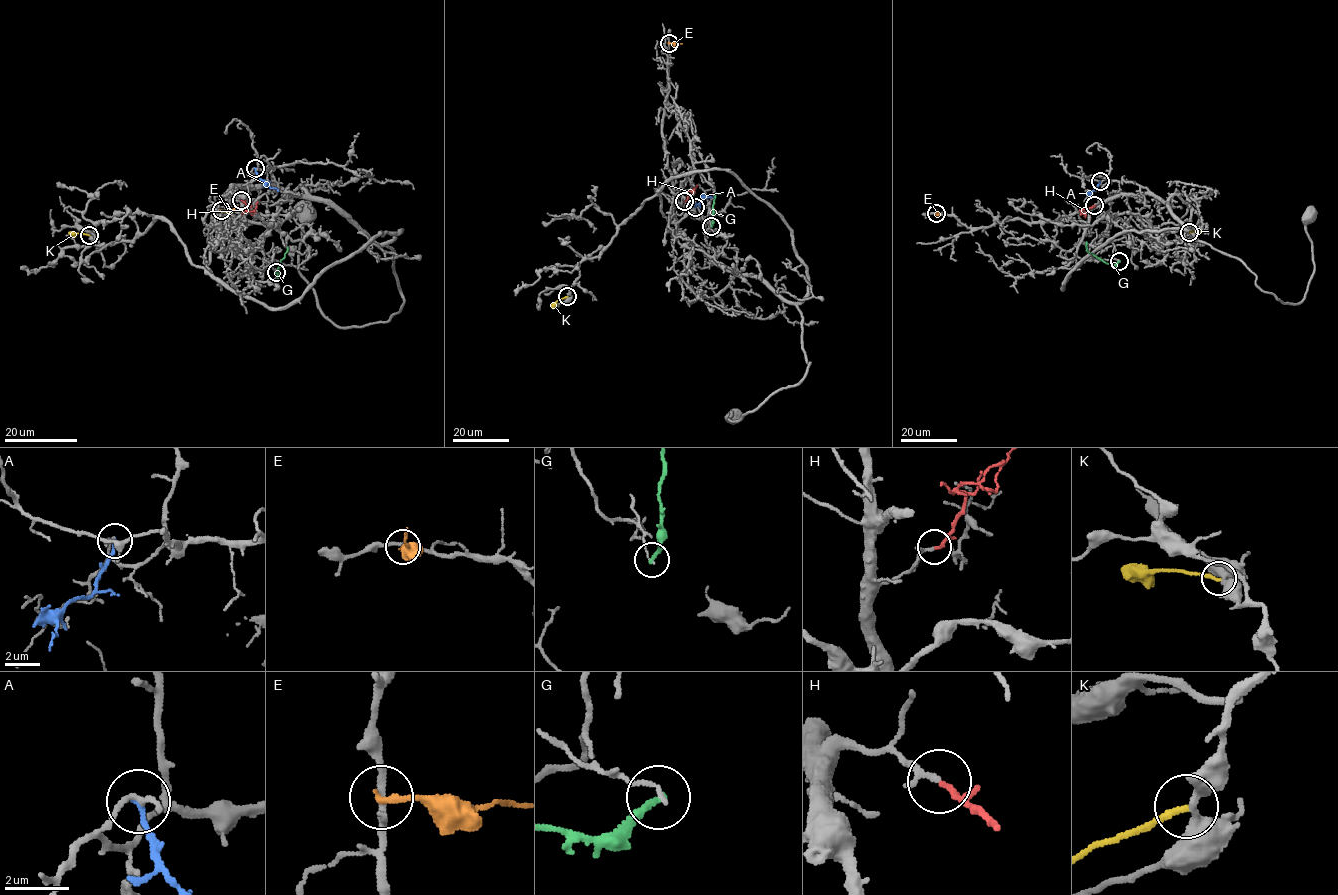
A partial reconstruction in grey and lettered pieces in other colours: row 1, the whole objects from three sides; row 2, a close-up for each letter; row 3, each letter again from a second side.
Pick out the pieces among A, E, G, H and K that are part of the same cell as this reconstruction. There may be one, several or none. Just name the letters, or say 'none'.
H

